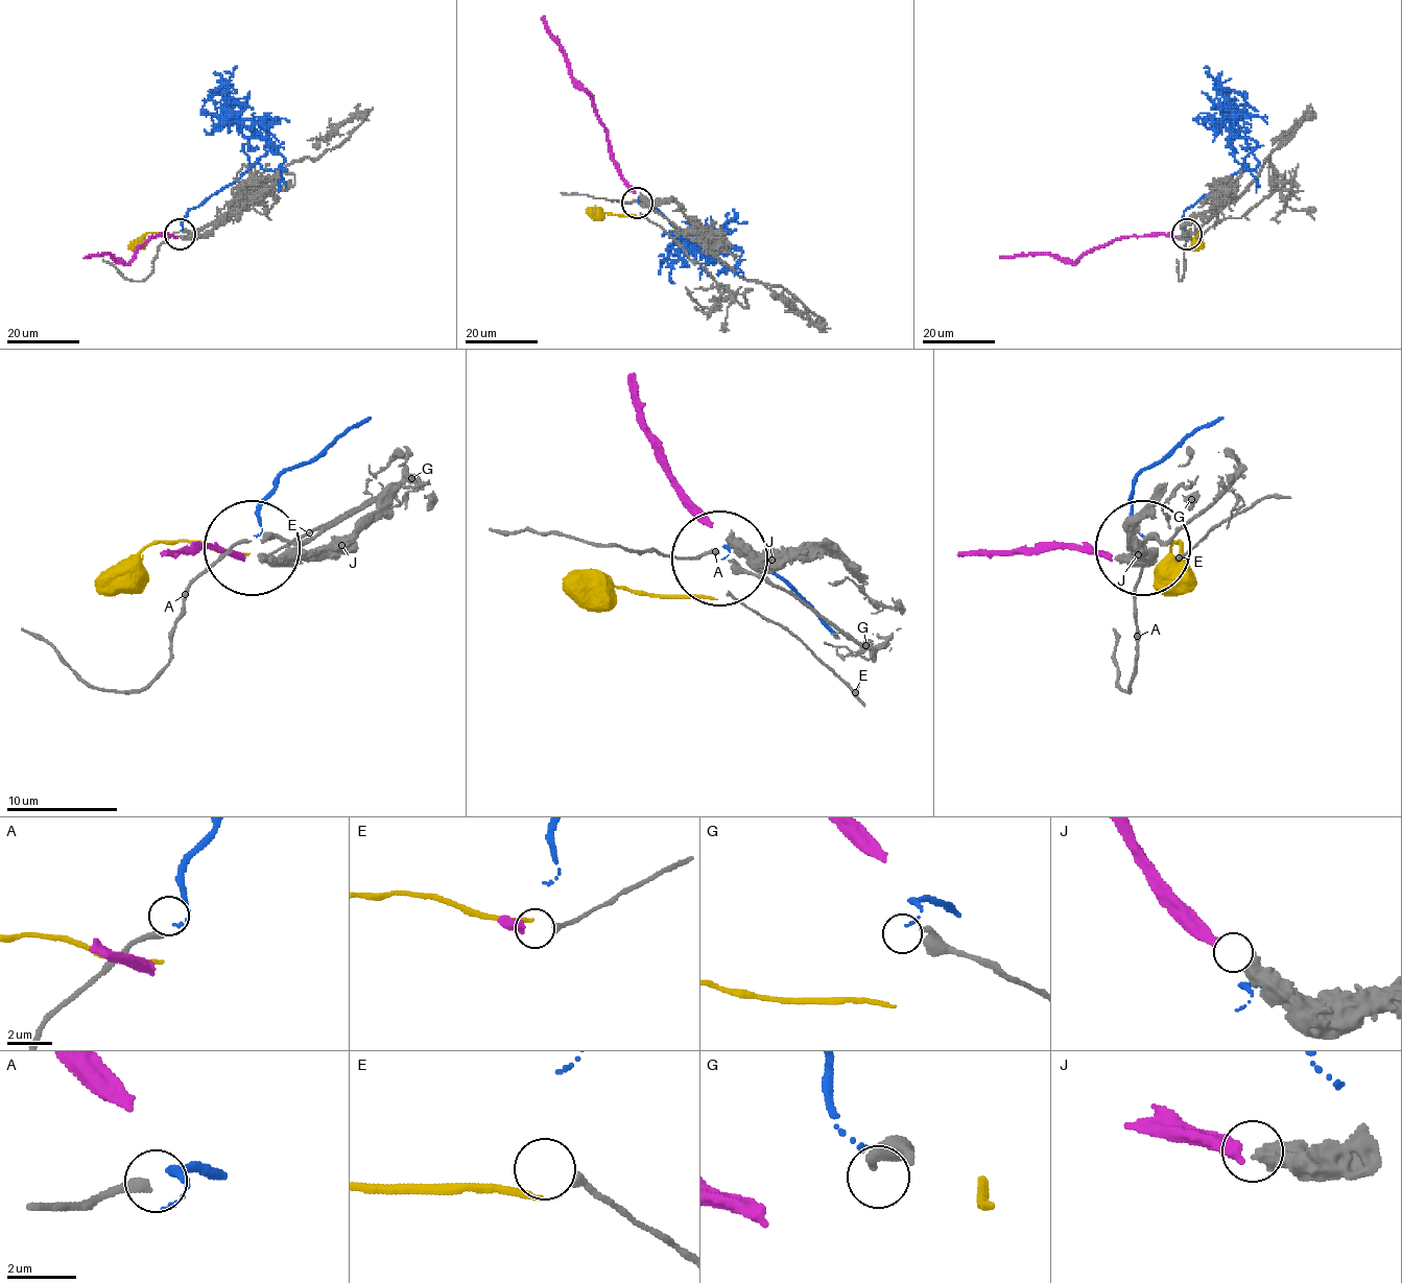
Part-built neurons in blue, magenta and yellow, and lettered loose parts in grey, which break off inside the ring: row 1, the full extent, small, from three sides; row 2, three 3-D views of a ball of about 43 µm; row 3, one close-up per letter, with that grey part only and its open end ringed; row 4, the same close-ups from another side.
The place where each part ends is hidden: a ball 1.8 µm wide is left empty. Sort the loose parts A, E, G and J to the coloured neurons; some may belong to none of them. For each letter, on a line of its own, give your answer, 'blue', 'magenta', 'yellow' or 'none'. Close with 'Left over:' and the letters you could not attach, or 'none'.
A: none
E: none
G: none
J: none
Left over: A, E, G, J

